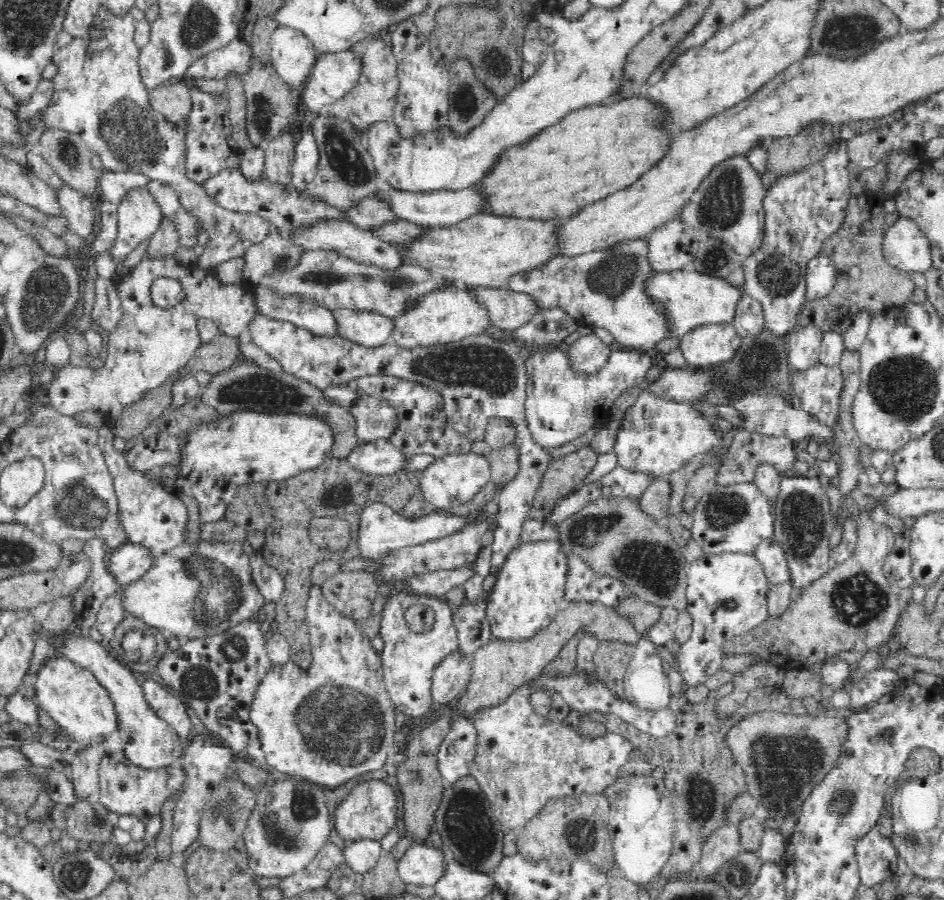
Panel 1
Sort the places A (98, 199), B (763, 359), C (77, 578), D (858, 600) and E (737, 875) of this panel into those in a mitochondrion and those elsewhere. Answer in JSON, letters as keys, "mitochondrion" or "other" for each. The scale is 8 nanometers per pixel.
{"A":"other","B":"mitochondrion","C":"other","D":"mitochondrion","E":"mitochondrion"}

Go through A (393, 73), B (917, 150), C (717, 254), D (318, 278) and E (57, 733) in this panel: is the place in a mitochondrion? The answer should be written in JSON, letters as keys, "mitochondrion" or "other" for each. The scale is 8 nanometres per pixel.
{"A":"other","B":"other","C":"mitochondrion","D":"mitochondrion","E":"other"}

